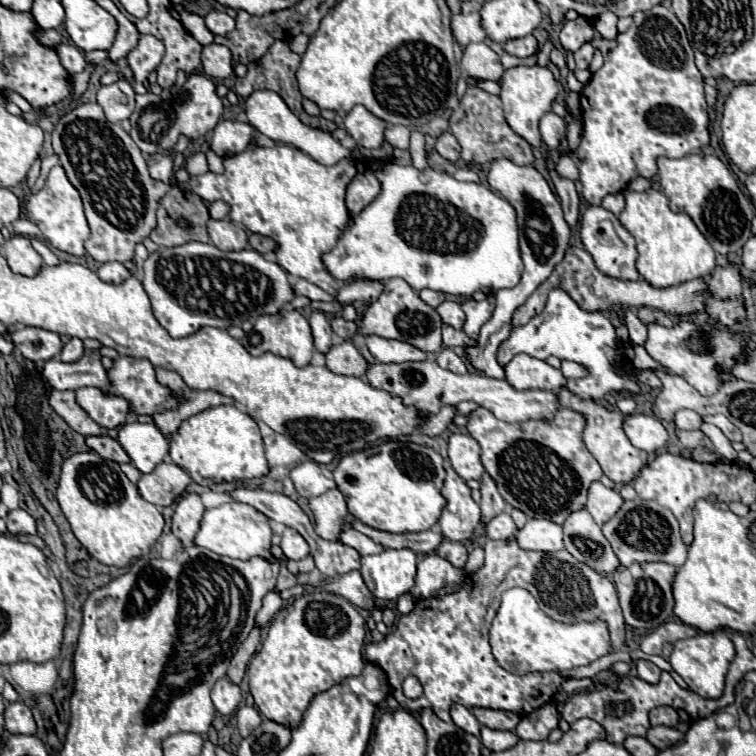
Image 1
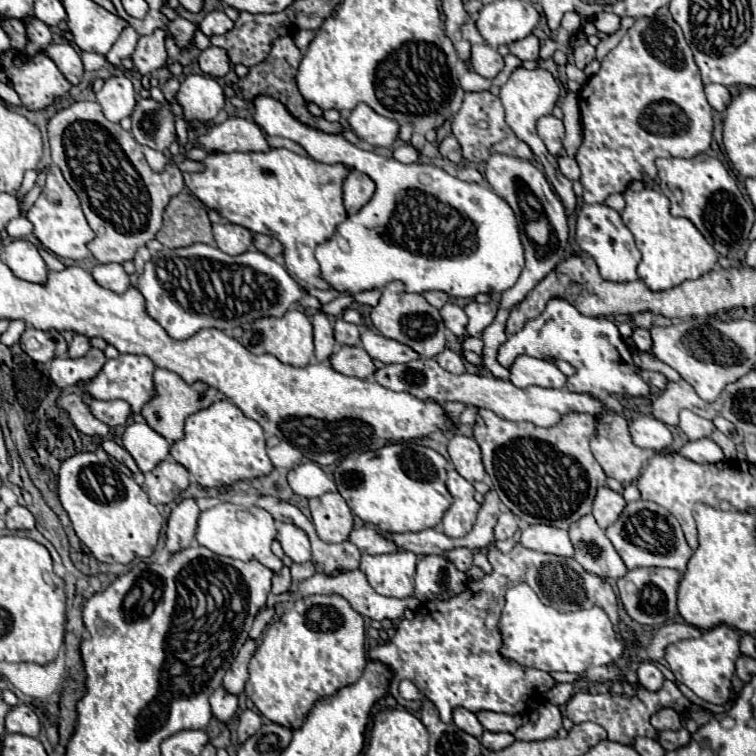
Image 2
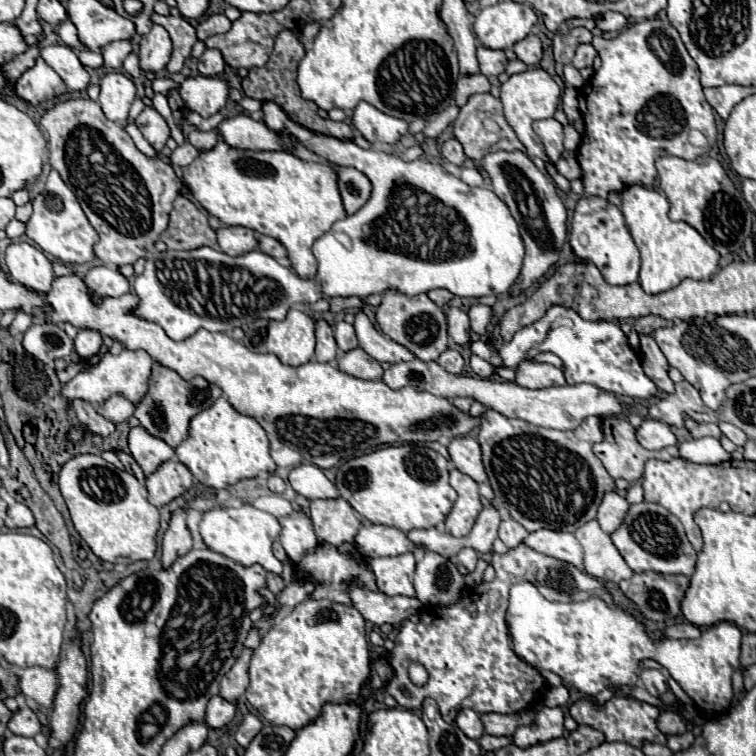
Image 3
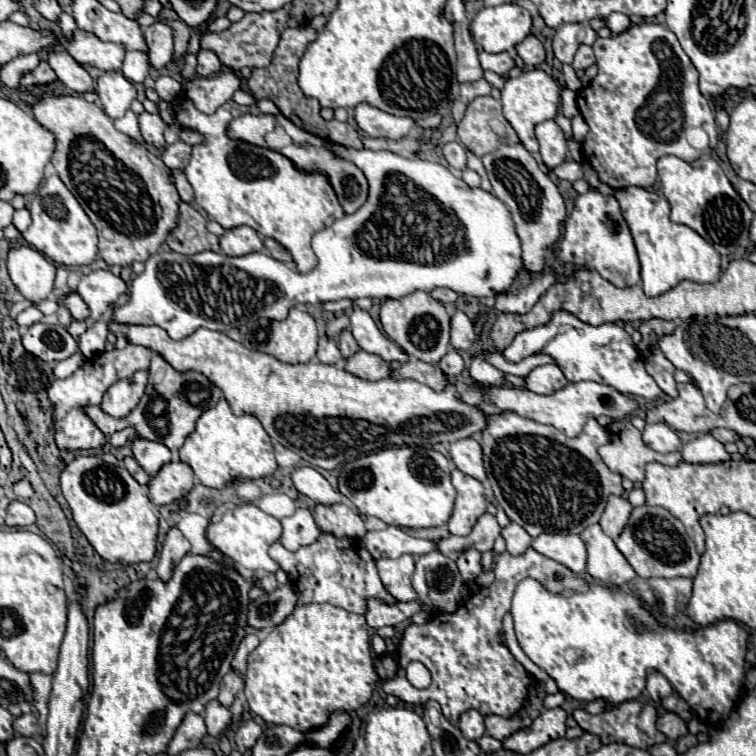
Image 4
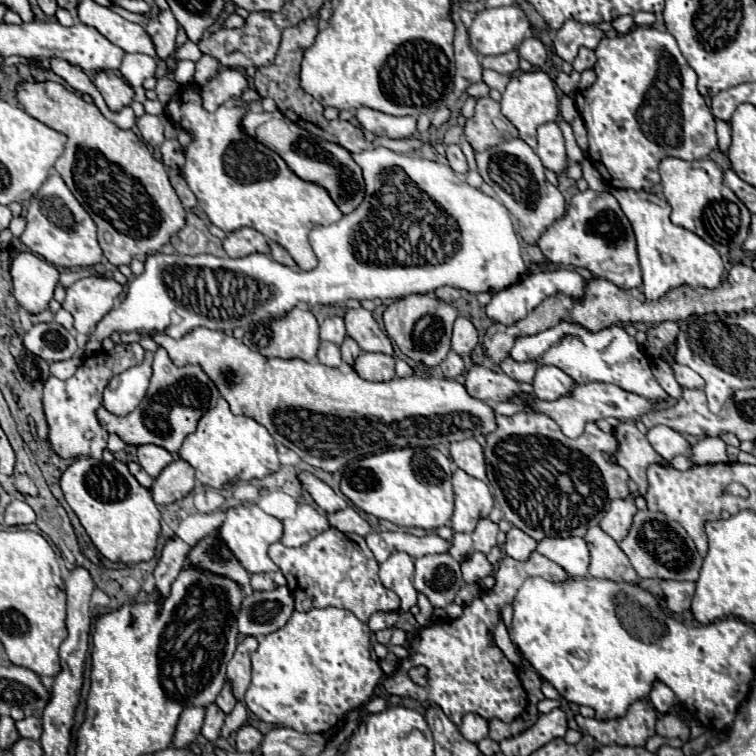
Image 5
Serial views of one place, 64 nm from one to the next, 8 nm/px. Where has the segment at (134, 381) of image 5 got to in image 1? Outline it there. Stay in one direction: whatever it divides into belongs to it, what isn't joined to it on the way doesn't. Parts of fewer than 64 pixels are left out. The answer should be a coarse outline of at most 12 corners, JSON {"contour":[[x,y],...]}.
{"contour":[[78,388],[78,406],[106,430],[126,422],[128,402]]}

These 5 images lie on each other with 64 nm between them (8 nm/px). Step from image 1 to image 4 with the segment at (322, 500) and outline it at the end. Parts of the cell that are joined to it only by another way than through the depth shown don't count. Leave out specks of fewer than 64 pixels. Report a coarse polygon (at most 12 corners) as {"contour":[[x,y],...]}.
{"contour":[[316,504],[322,534],[360,538],[362,518],[346,504]]}

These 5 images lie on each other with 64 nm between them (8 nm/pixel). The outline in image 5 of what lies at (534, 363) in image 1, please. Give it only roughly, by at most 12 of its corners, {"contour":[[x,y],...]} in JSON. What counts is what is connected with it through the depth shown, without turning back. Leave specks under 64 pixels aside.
{"contour":[[538,366],[534,394],[556,400],[574,380],[554,366]]}

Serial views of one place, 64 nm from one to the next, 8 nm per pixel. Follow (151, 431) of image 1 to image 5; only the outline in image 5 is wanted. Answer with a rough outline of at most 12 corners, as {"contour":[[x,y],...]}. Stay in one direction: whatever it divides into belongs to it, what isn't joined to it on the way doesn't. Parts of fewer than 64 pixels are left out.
{"contour":[[156,444],[136,448],[138,464],[152,478],[174,460]]}

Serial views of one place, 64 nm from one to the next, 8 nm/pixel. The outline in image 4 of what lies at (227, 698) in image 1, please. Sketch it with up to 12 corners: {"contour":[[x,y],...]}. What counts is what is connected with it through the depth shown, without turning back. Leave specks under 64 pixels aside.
{"contour":[[218,700],[206,704],[204,722],[210,736],[230,724],[232,712]]}

